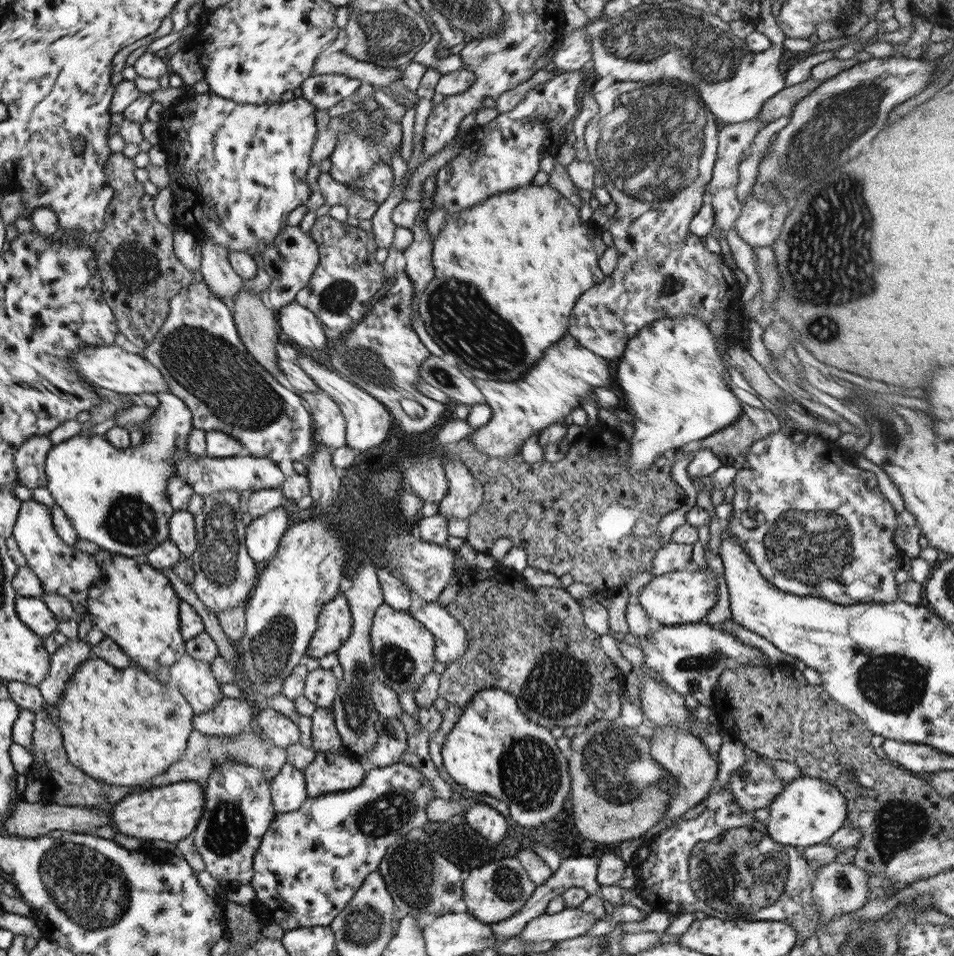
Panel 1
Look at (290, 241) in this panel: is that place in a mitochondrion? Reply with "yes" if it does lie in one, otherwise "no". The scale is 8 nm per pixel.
no

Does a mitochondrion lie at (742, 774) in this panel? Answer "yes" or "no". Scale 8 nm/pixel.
no

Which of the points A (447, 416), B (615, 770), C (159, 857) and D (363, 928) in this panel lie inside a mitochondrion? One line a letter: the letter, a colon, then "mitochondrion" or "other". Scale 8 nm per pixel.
A: other
B: mitochondrion
C: other
D: mitochondrion

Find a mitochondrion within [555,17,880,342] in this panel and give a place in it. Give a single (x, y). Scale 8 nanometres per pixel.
(651, 142)

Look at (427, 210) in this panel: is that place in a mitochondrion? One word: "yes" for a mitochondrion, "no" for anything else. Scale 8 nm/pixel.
no

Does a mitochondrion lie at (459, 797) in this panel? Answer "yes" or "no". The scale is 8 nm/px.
no

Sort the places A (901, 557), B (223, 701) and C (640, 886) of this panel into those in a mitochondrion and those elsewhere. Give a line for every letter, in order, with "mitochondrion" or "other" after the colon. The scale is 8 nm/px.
A: other
B: other
C: other

